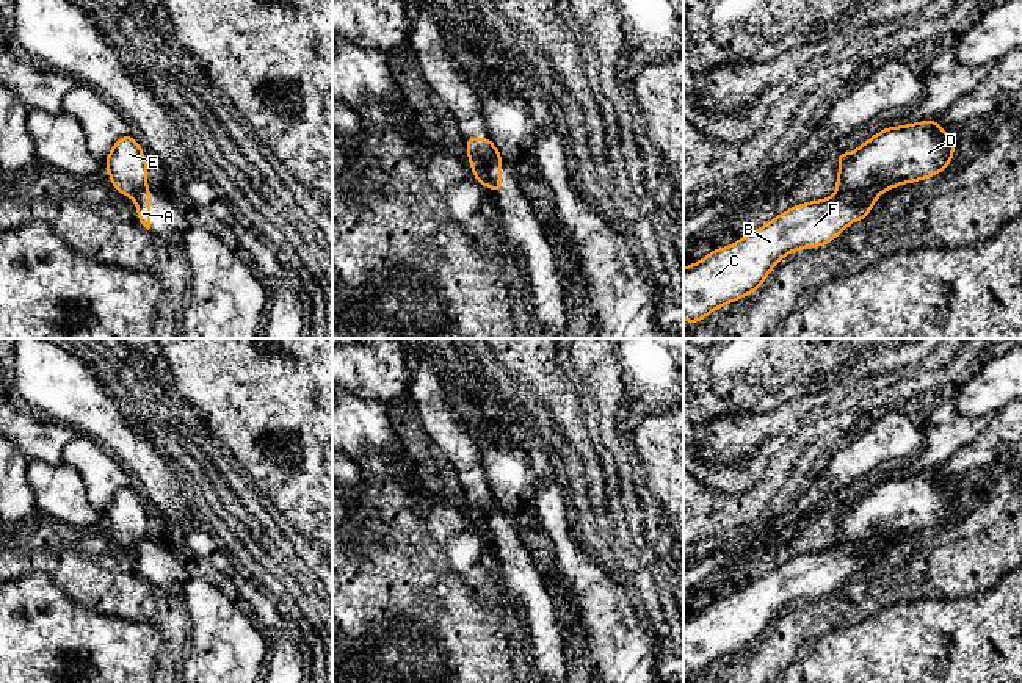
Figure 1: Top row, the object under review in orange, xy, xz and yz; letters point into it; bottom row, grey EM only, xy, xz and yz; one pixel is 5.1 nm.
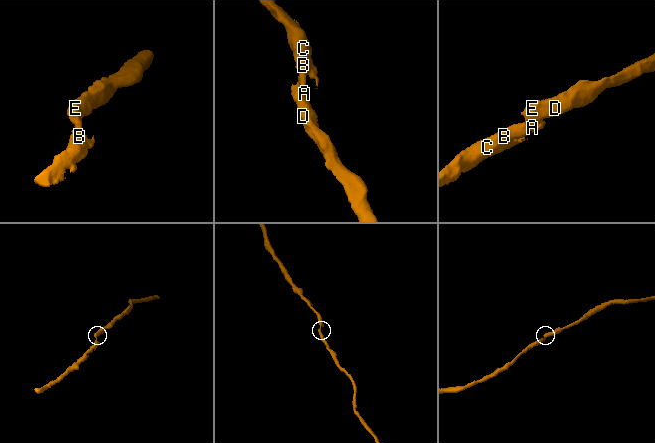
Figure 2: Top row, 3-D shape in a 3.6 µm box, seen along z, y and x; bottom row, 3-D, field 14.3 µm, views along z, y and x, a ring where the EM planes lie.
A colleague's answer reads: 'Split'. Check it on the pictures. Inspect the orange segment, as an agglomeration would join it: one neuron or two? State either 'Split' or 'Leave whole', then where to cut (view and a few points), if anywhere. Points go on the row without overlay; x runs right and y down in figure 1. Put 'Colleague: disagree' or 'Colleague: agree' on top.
Colleague: agree
Split. Split along yz (883, 541), (859, 539), (836, 545)

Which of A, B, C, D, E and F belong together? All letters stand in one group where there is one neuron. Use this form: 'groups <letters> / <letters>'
groups A B C F / D E

